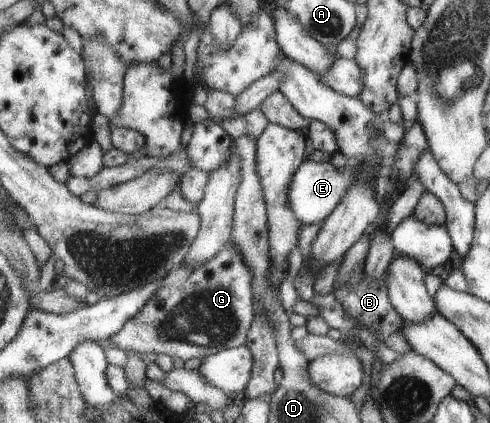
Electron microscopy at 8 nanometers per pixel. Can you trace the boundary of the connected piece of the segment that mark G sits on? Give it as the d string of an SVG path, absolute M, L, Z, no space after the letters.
M230 242L203 267L176 267L165 277L162 288L146 308L131 318L106 344L124 352L165 354L184 362L197 357L202 360L247 345L255 318L253 280L240 249Z

